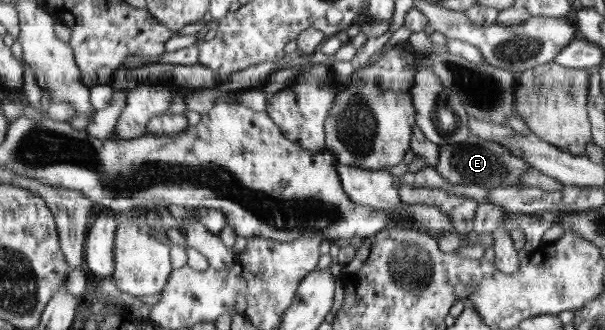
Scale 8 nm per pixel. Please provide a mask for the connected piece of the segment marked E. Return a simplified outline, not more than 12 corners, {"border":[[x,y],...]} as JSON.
{"border":[[470,135],[438,146],[434,168],[452,185],[526,187],[530,165]]}

